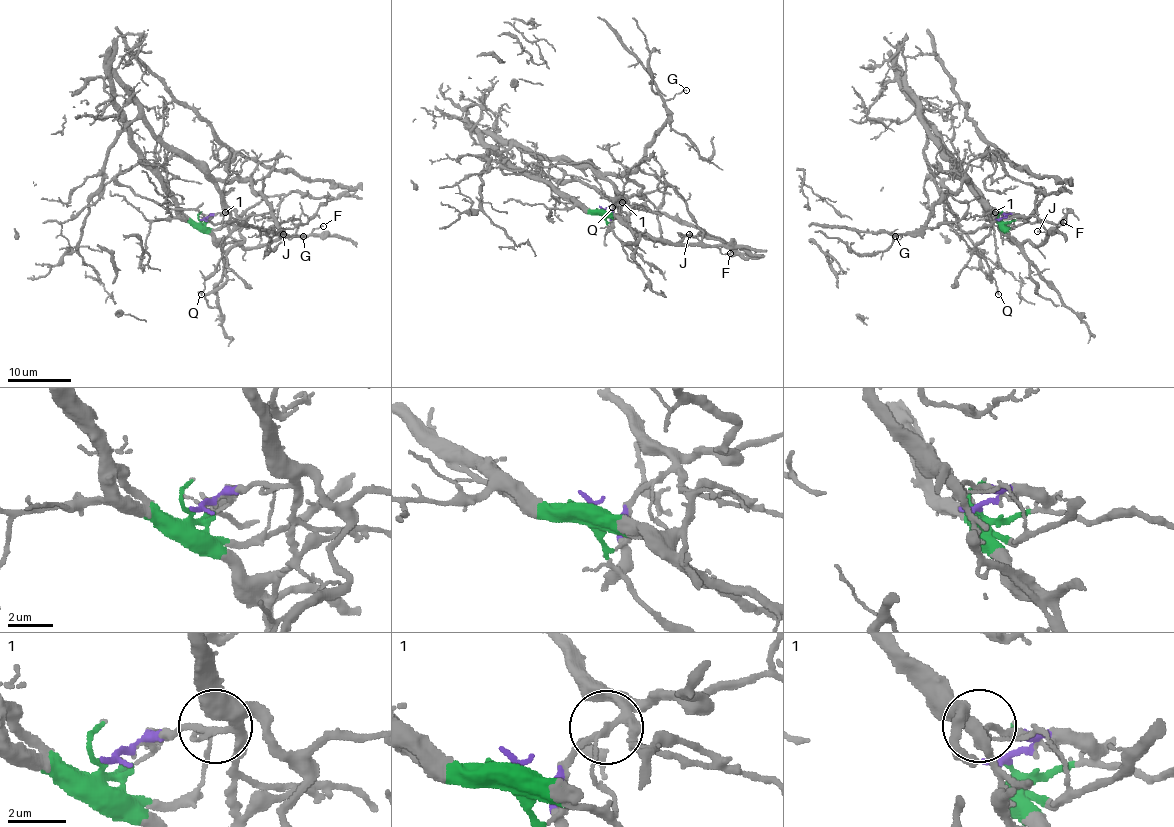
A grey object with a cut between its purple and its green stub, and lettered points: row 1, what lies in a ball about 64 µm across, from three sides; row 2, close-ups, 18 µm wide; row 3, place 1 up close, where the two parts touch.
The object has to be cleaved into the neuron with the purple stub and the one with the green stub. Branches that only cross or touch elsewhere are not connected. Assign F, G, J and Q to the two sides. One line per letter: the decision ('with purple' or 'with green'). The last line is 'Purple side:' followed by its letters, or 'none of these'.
F: with green
G: with purple
J: with green
Q: with purple
Purple side: G, Q

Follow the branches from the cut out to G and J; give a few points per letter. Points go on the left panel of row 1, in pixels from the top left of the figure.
G: (202, 220), (228, 212), (217, 182), (248, 180), (270, 208), (280, 234), (289, 239), (302, 236)
J: (202, 220), (223, 245), (261, 246), (291, 236), (283, 234)

